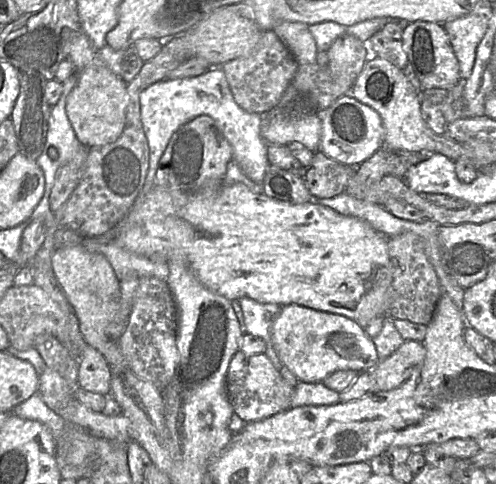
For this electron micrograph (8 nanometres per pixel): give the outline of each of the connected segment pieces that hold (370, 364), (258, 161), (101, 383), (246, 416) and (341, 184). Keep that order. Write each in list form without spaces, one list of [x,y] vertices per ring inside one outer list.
[[[300,305],[281,306],[280,313],[272,324],[271,340],[280,362],[293,373],[298,382],[323,382],[328,375],[339,370],[355,370],[360,373],[370,371],[379,362],[376,344],[355,320],[344,315],[314,310]]]
[[[211,68],[197,77],[163,79],[140,94],[143,129],[149,146],[149,169],[140,195],[146,195],[155,185],[159,161],[173,135],[183,124],[200,115],[213,118],[232,146],[233,161],[252,181],[264,183],[268,161],[268,144],[261,135],[262,115],[250,113],[235,101],[222,68]]]
[[[87,343],[80,357],[78,385],[104,396],[110,395],[111,371],[105,358]]]
[[[240,350],[230,361],[226,389],[233,412],[247,423],[287,410],[294,391],[294,387],[284,380],[265,353],[247,355]]]
[[[316,151],[310,167],[307,168],[305,183],[310,193],[318,198],[333,198],[346,193],[350,178],[358,166],[341,164]]]

